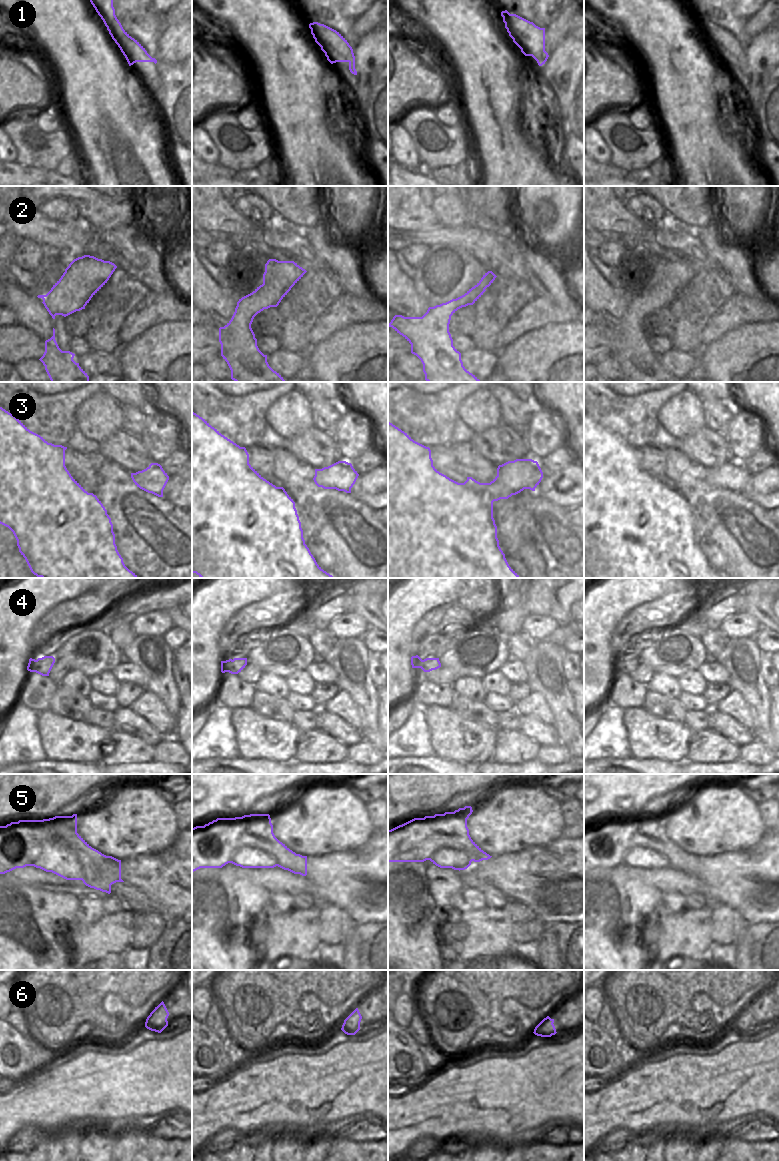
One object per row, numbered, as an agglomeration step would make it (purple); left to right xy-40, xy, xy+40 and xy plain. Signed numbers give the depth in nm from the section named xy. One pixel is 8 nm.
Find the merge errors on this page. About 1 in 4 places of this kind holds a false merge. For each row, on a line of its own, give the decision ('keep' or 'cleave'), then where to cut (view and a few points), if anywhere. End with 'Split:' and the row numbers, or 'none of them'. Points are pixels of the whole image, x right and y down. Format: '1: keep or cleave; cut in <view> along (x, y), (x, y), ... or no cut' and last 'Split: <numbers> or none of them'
1: cleave; cut in xy along (321, 47), (331, 46), (344, 56), (353, 56)
2: keep; no cut
3: cleave; cut in xy+40 along (462, 483), (474, 488), (484, 502), (492, 509)
4: keep; no cut
5: cleave; cut in xy+40 along (414, 818), (416, 827), (435, 824)
6: keep; no cut
Split: 1, 3, 5

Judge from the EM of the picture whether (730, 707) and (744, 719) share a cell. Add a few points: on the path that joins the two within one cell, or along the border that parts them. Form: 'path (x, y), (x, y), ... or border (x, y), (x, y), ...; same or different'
path (733, 708), (741, 716); same

